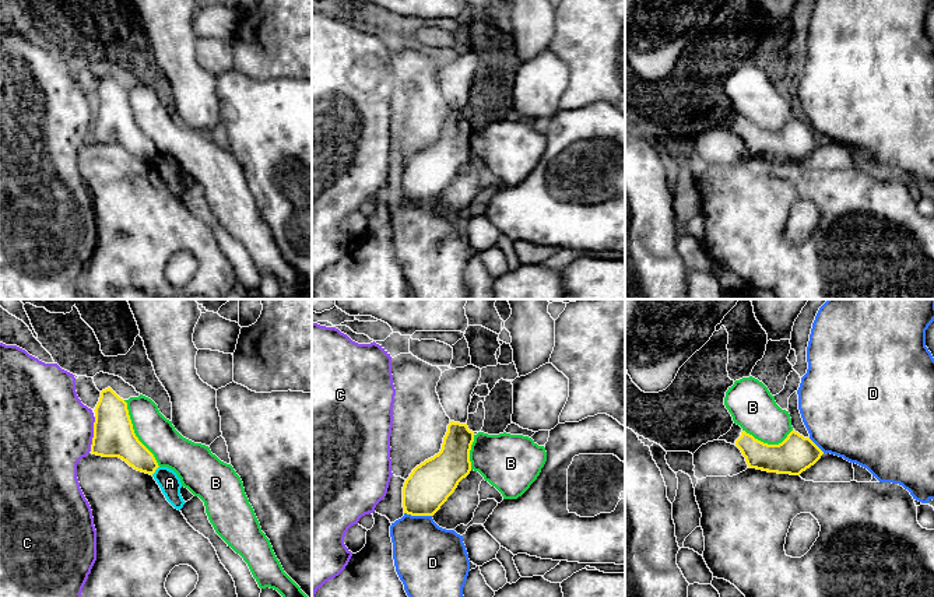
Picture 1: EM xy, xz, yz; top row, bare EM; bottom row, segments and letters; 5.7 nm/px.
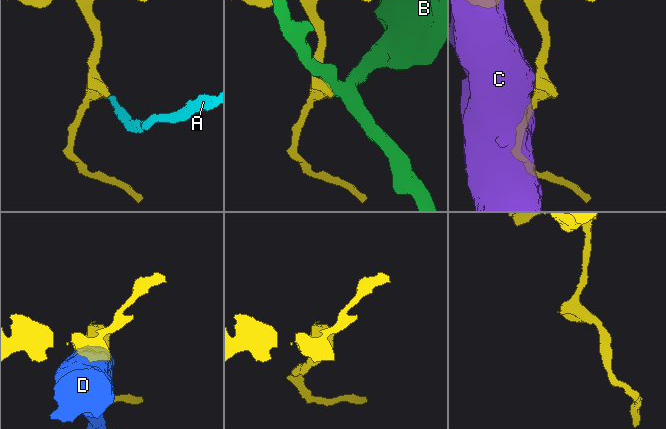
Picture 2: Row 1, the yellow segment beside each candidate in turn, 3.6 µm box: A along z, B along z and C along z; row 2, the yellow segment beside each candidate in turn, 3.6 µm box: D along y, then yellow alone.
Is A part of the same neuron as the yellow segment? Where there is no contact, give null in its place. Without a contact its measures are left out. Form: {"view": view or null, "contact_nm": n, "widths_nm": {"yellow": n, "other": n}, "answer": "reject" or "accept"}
{"view": "xy", "contact_nm": 70, "widths_nm": {"yellow": 180, "other": 120}, "answer": "reject"}

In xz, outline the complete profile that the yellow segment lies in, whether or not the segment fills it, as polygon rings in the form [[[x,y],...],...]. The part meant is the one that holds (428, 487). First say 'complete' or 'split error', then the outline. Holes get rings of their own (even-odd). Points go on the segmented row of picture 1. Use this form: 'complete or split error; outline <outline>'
complete; outline [[[450,421],[442,449],[417,466],[403,487],[404,513],[433,516],[459,482],[471,471],[470,450],[474,432],[467,424]]]

